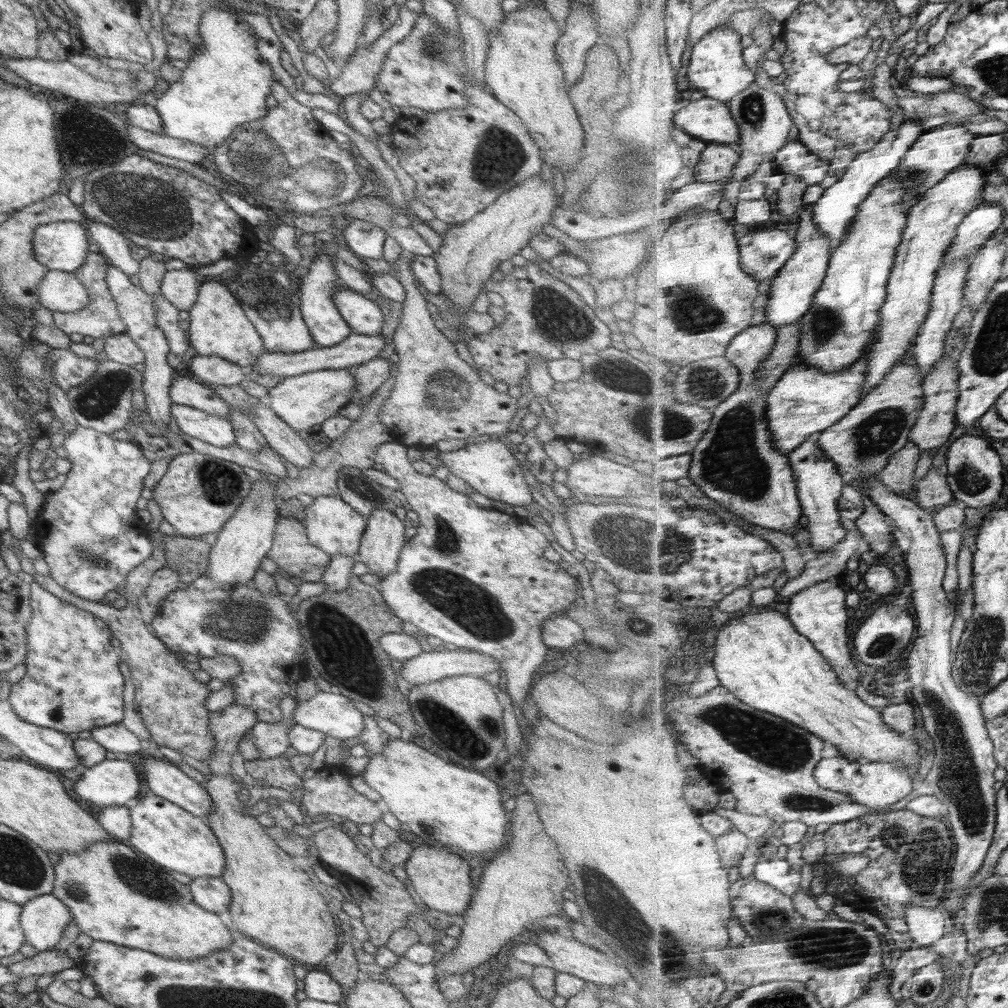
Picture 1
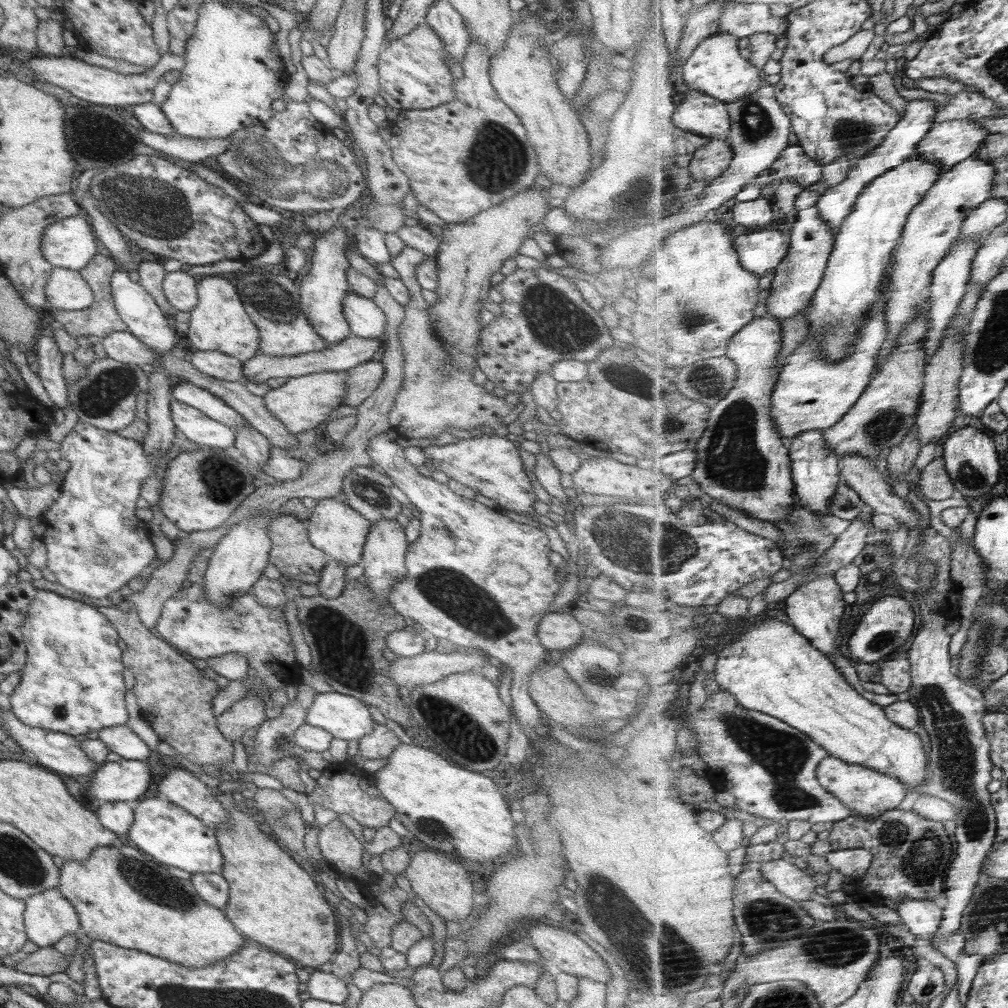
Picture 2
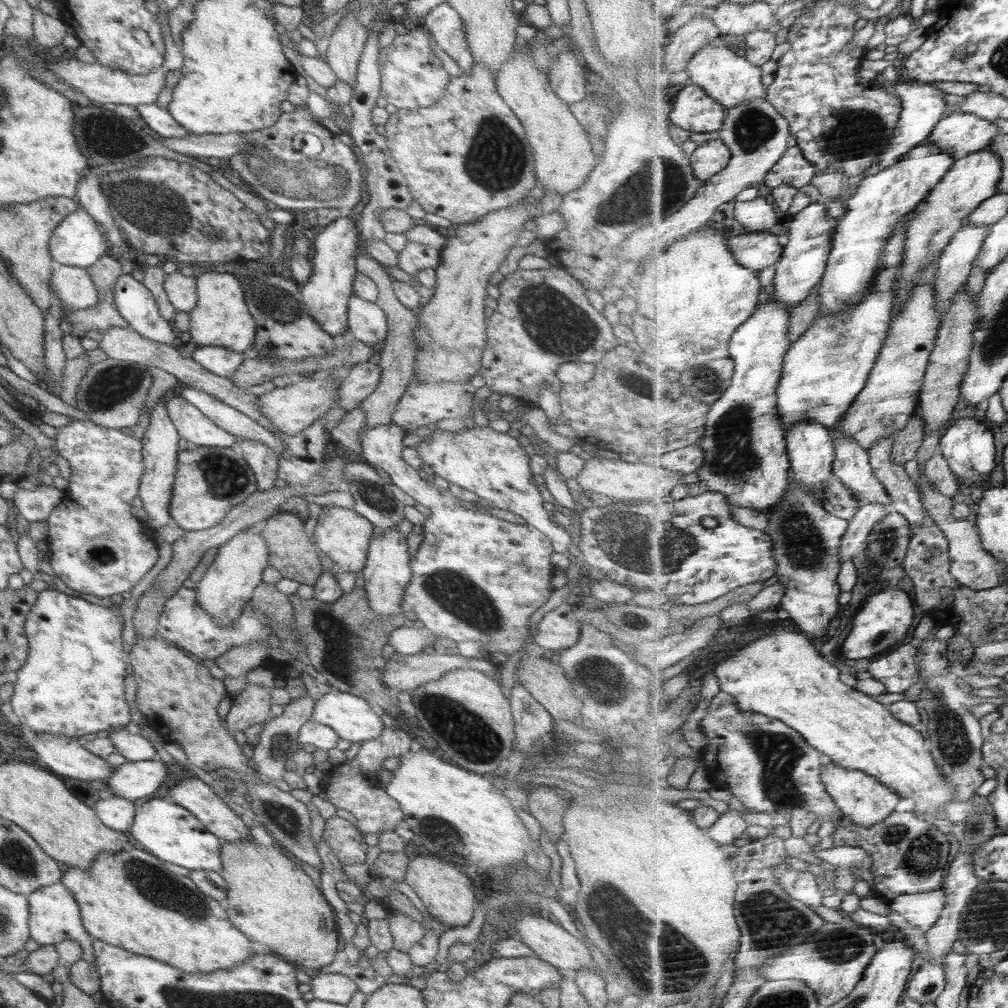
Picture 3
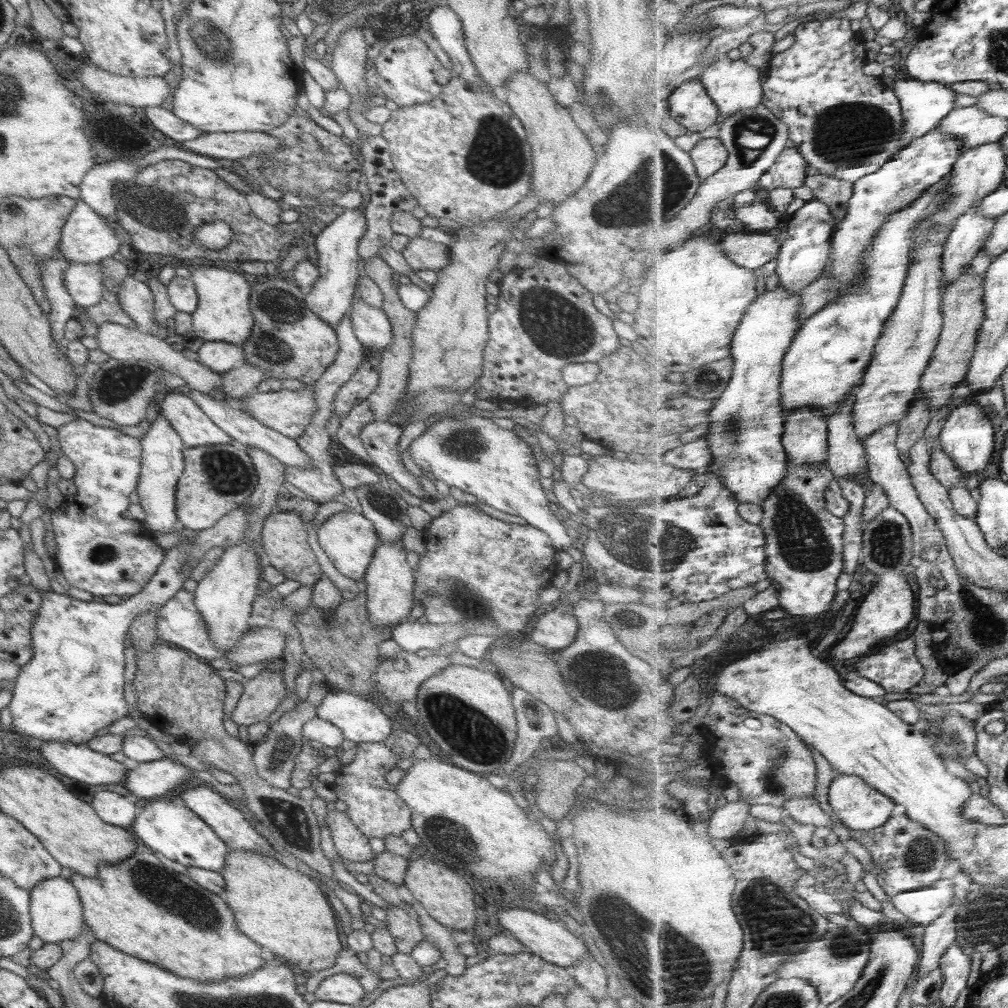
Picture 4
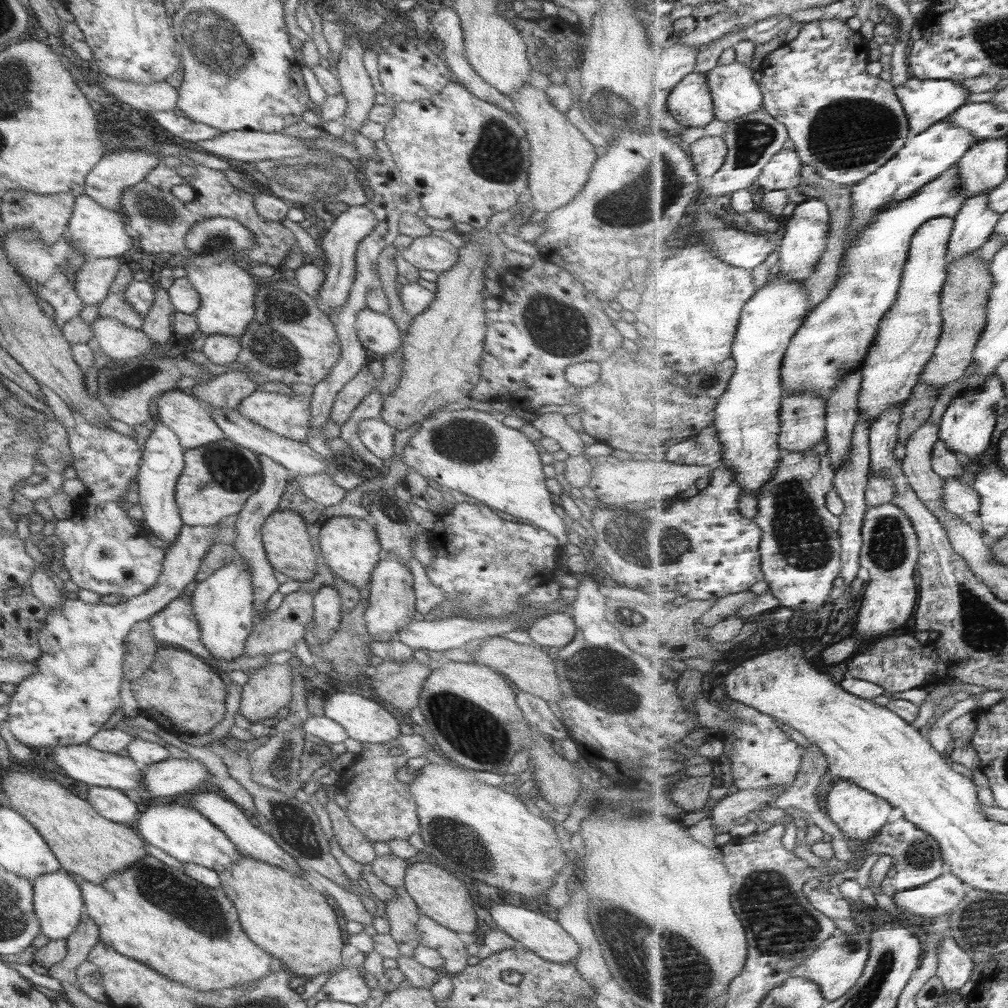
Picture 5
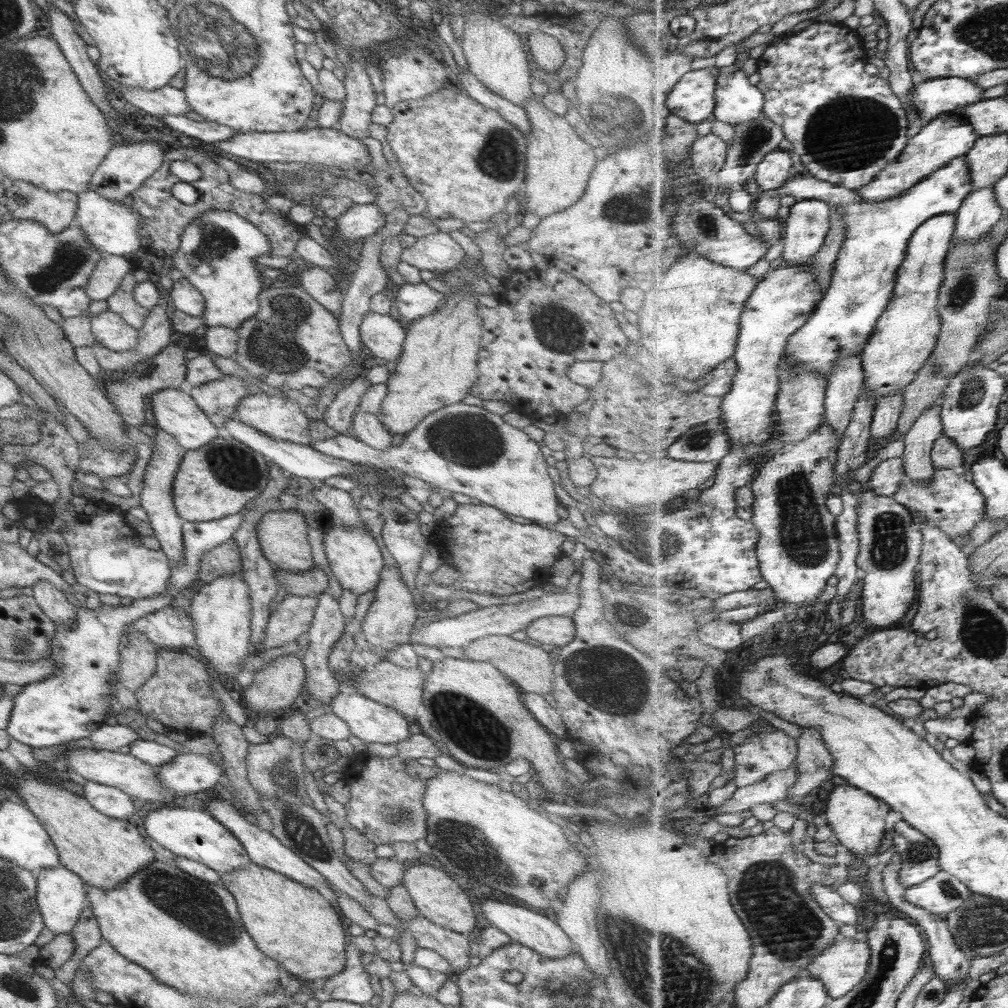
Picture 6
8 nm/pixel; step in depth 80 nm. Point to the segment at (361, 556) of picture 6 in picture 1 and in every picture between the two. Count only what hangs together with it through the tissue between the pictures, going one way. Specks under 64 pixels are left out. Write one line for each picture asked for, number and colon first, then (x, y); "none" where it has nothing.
1: (332, 526)
2: (333, 528)
3: (341, 534)
4: (348, 539)
5: (348, 545)

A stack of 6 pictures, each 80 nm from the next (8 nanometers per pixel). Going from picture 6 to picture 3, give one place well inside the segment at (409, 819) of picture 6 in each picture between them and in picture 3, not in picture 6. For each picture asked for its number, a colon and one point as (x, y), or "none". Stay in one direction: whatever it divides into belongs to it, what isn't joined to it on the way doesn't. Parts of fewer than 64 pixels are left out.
3: (351, 786)
4: (373, 806)
5: (378, 806)

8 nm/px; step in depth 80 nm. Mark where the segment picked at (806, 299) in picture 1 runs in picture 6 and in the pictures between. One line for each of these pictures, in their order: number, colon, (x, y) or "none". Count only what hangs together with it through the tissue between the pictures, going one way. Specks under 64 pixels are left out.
2: (795, 282)
3: (803, 263)
4: (805, 254)
5: (806, 234)
6: (808, 225)

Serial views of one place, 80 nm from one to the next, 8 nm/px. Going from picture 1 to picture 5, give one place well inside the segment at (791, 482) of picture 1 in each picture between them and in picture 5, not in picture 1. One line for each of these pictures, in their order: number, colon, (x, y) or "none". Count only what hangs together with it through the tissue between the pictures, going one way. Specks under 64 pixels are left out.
2: (743, 461)
3: (747, 459)
4: (748, 420)
5: (748, 421)

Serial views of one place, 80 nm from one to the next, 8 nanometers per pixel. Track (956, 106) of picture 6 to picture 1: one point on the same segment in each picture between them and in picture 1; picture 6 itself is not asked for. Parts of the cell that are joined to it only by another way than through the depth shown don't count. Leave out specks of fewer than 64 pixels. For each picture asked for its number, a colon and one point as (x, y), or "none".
1: (834, 212)
2: (899, 147)
3: (924, 106)
4: (925, 105)
5: (926, 102)

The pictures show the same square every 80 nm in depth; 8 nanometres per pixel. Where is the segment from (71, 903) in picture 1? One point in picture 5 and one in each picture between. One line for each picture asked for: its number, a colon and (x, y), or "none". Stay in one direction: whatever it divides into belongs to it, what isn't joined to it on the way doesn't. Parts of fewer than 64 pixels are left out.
2: (120, 897)
3: (127, 899)
4: (136, 906)
5: (151, 913)

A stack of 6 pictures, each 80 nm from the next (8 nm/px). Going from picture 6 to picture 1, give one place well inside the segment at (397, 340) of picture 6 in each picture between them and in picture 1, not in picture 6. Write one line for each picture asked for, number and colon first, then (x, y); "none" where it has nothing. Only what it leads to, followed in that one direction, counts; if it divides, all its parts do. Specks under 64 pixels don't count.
1: (362, 315)
2: (364, 318)
3: (366, 322)
4: (371, 327)
5: (377, 332)

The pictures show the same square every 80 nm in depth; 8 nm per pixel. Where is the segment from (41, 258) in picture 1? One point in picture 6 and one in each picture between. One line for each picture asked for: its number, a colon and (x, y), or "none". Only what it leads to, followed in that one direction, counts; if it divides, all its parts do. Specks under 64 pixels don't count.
2: (69, 243)
3: (77, 241)
4: (85, 237)
5: (97, 232)
6: (110, 227)

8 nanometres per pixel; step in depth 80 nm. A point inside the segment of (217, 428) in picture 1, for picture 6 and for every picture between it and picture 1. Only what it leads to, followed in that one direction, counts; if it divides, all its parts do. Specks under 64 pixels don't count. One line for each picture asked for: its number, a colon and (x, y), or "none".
2: (189, 422)
3: (193, 427)
4: (193, 426)
5: (179, 411)
6: (174, 412)

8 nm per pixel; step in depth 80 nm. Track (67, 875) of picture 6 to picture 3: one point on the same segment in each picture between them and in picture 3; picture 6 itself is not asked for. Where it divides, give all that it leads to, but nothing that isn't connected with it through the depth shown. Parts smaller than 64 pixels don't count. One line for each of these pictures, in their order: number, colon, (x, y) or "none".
3: (53, 915)
4: (55, 912)
5: (56, 898)

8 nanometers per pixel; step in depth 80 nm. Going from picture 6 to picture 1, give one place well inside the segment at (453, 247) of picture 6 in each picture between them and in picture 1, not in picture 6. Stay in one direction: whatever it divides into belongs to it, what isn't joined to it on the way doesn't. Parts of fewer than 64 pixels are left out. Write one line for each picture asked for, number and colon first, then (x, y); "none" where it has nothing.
1: (435, 395)
2: (433, 397)
3: (412, 257)
4: (419, 254)
5: (429, 253)

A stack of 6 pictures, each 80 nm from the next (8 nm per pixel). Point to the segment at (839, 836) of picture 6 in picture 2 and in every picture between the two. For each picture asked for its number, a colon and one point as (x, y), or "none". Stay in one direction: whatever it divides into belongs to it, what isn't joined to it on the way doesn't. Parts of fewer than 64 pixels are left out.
2: (868, 792)
3: (861, 798)
4: (858, 806)
5: (860, 814)

